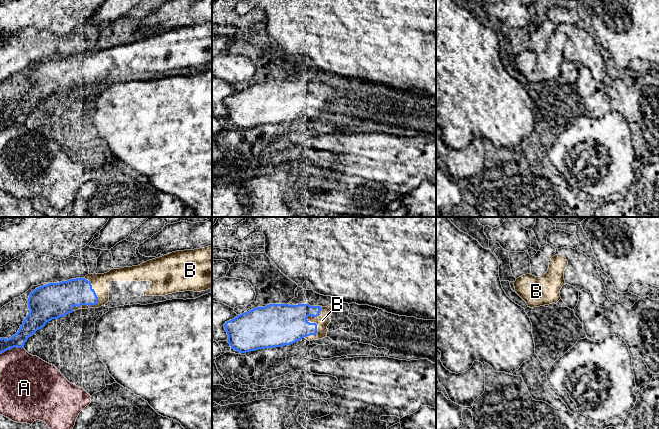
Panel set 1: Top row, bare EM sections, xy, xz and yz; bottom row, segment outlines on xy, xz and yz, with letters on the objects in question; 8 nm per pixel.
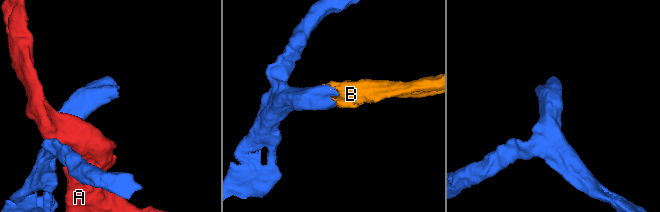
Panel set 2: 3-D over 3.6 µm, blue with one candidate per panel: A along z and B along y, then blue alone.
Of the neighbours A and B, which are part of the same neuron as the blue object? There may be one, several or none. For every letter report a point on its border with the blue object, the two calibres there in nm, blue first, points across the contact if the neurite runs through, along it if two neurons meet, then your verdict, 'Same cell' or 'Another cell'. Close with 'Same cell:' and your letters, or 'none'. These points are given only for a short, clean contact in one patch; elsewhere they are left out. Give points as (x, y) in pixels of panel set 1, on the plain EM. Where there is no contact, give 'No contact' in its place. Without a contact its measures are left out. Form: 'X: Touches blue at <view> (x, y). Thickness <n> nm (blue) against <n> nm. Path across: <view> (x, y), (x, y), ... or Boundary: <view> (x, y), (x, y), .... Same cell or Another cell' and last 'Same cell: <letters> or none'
A: Touches blue at xy (11, 124). Thickness 140 nm (blue) against 380 nm. Another cell
B: Touches blue at xy (96, 79). Thickness 220 nm (blue) against 140 nm. Same cell
Same cell: B

